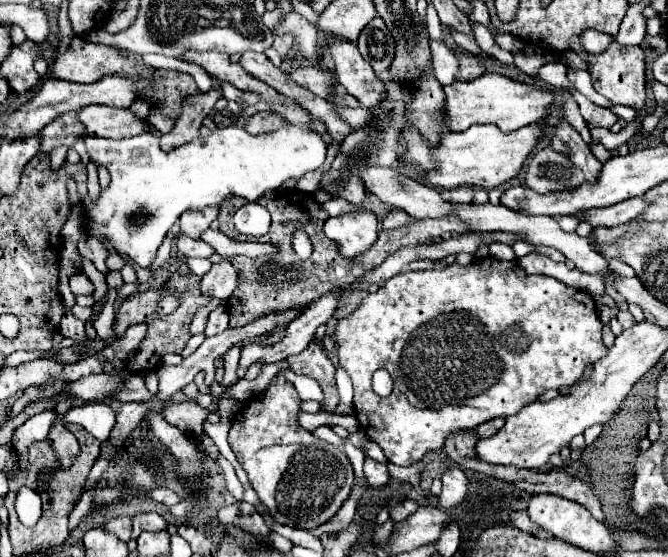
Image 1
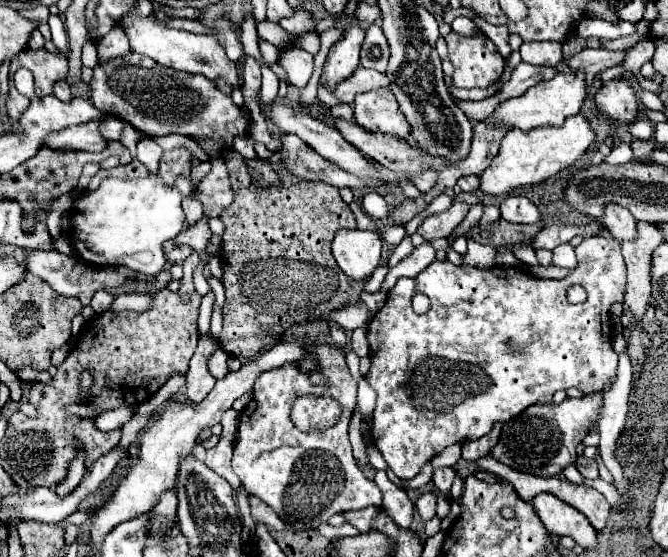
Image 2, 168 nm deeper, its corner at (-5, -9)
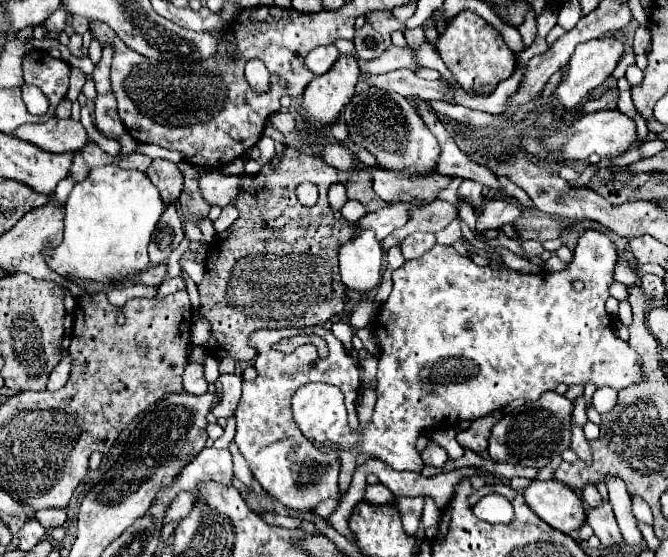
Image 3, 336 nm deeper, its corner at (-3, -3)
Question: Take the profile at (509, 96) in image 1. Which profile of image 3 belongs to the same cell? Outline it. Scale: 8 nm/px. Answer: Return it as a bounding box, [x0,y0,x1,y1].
[554,31,626,109]

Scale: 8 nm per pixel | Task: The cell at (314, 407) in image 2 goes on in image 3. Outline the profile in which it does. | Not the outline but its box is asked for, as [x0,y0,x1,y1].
[292,231,644,473]

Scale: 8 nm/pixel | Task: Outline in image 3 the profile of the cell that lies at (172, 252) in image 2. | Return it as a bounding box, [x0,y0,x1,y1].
[148,205,184,263]

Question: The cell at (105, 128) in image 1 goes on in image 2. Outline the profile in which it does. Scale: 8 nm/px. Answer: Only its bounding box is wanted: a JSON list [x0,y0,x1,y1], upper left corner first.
[46,121,108,153]

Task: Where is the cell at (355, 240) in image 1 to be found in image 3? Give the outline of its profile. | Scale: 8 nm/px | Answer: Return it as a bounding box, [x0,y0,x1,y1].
[340,229,382,291]

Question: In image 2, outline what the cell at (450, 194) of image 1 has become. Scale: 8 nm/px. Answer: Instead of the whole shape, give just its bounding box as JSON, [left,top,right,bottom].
[418,201,470,241]

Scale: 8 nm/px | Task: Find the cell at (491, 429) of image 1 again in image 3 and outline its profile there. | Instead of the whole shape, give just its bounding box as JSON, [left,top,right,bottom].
[456,411,502,453]

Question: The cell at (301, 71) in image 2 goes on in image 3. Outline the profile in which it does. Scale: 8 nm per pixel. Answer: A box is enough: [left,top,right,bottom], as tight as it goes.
[306,45,340,75]

